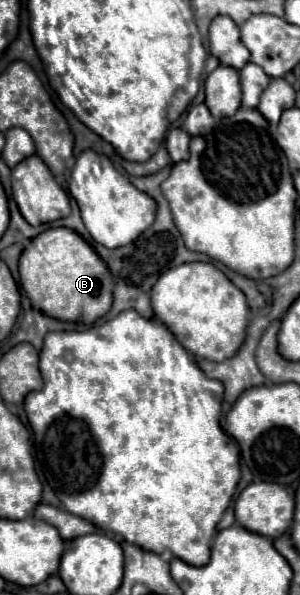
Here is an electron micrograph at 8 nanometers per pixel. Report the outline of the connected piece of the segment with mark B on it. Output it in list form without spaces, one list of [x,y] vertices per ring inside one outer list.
[[[56,227],[36,235],[19,259],[20,285],[32,307],[60,321],[94,323],[112,307],[112,275],[96,251],[72,229]]]

